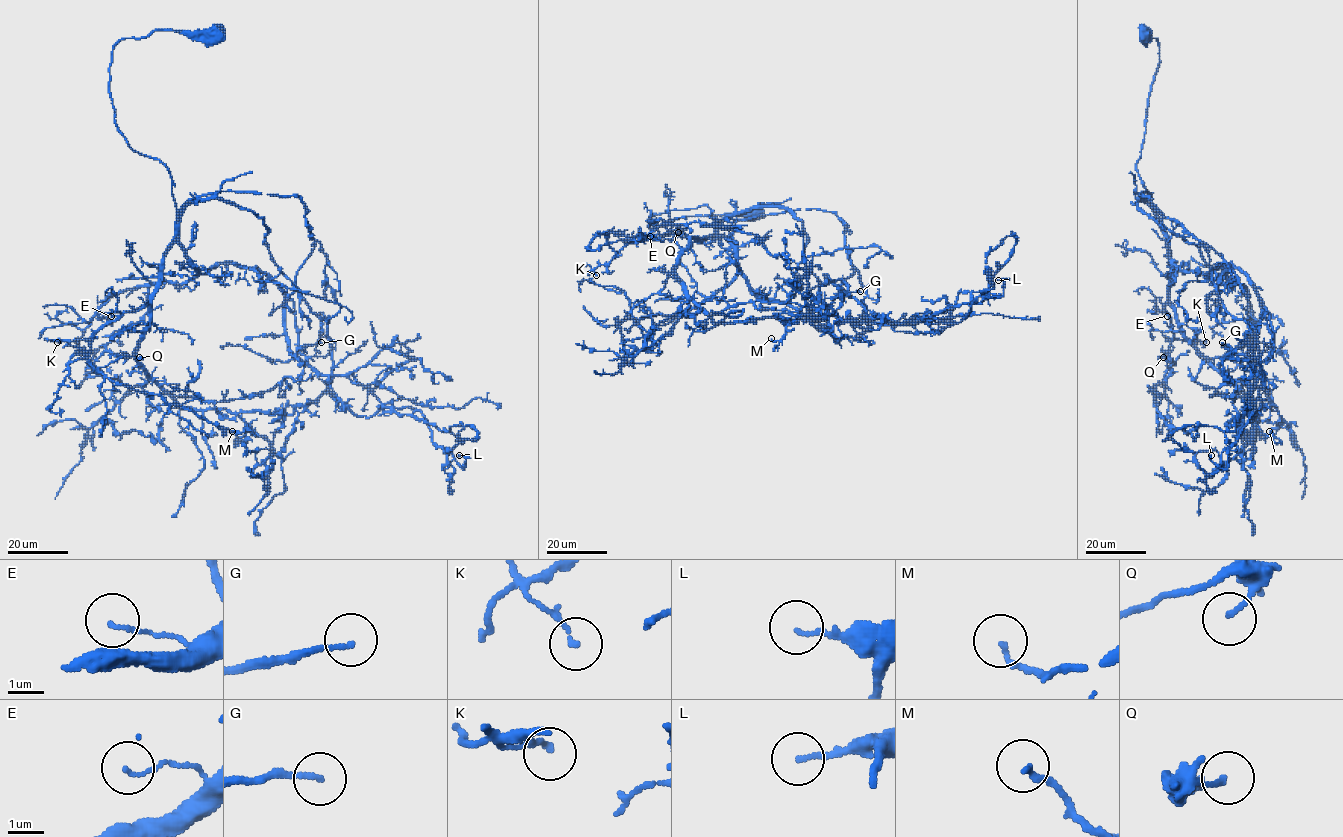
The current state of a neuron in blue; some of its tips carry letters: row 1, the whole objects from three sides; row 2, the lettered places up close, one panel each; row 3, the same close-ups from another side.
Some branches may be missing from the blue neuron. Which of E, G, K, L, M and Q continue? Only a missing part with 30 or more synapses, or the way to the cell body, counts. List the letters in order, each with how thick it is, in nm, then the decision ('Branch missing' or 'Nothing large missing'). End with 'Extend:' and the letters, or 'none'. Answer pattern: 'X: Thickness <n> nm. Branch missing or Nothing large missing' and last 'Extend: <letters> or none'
E: Thickness 100 nm. Nothing large missing
G: Thickness 130 nm. Branch missing
K: Thickness 90 nm. Nothing large missing
L: Thickness 140 nm. Nothing large missing
M: Thickness 170 nm. Nothing large missing
Q: Thickness 140 nm. Nothing large missing
Extend: G

